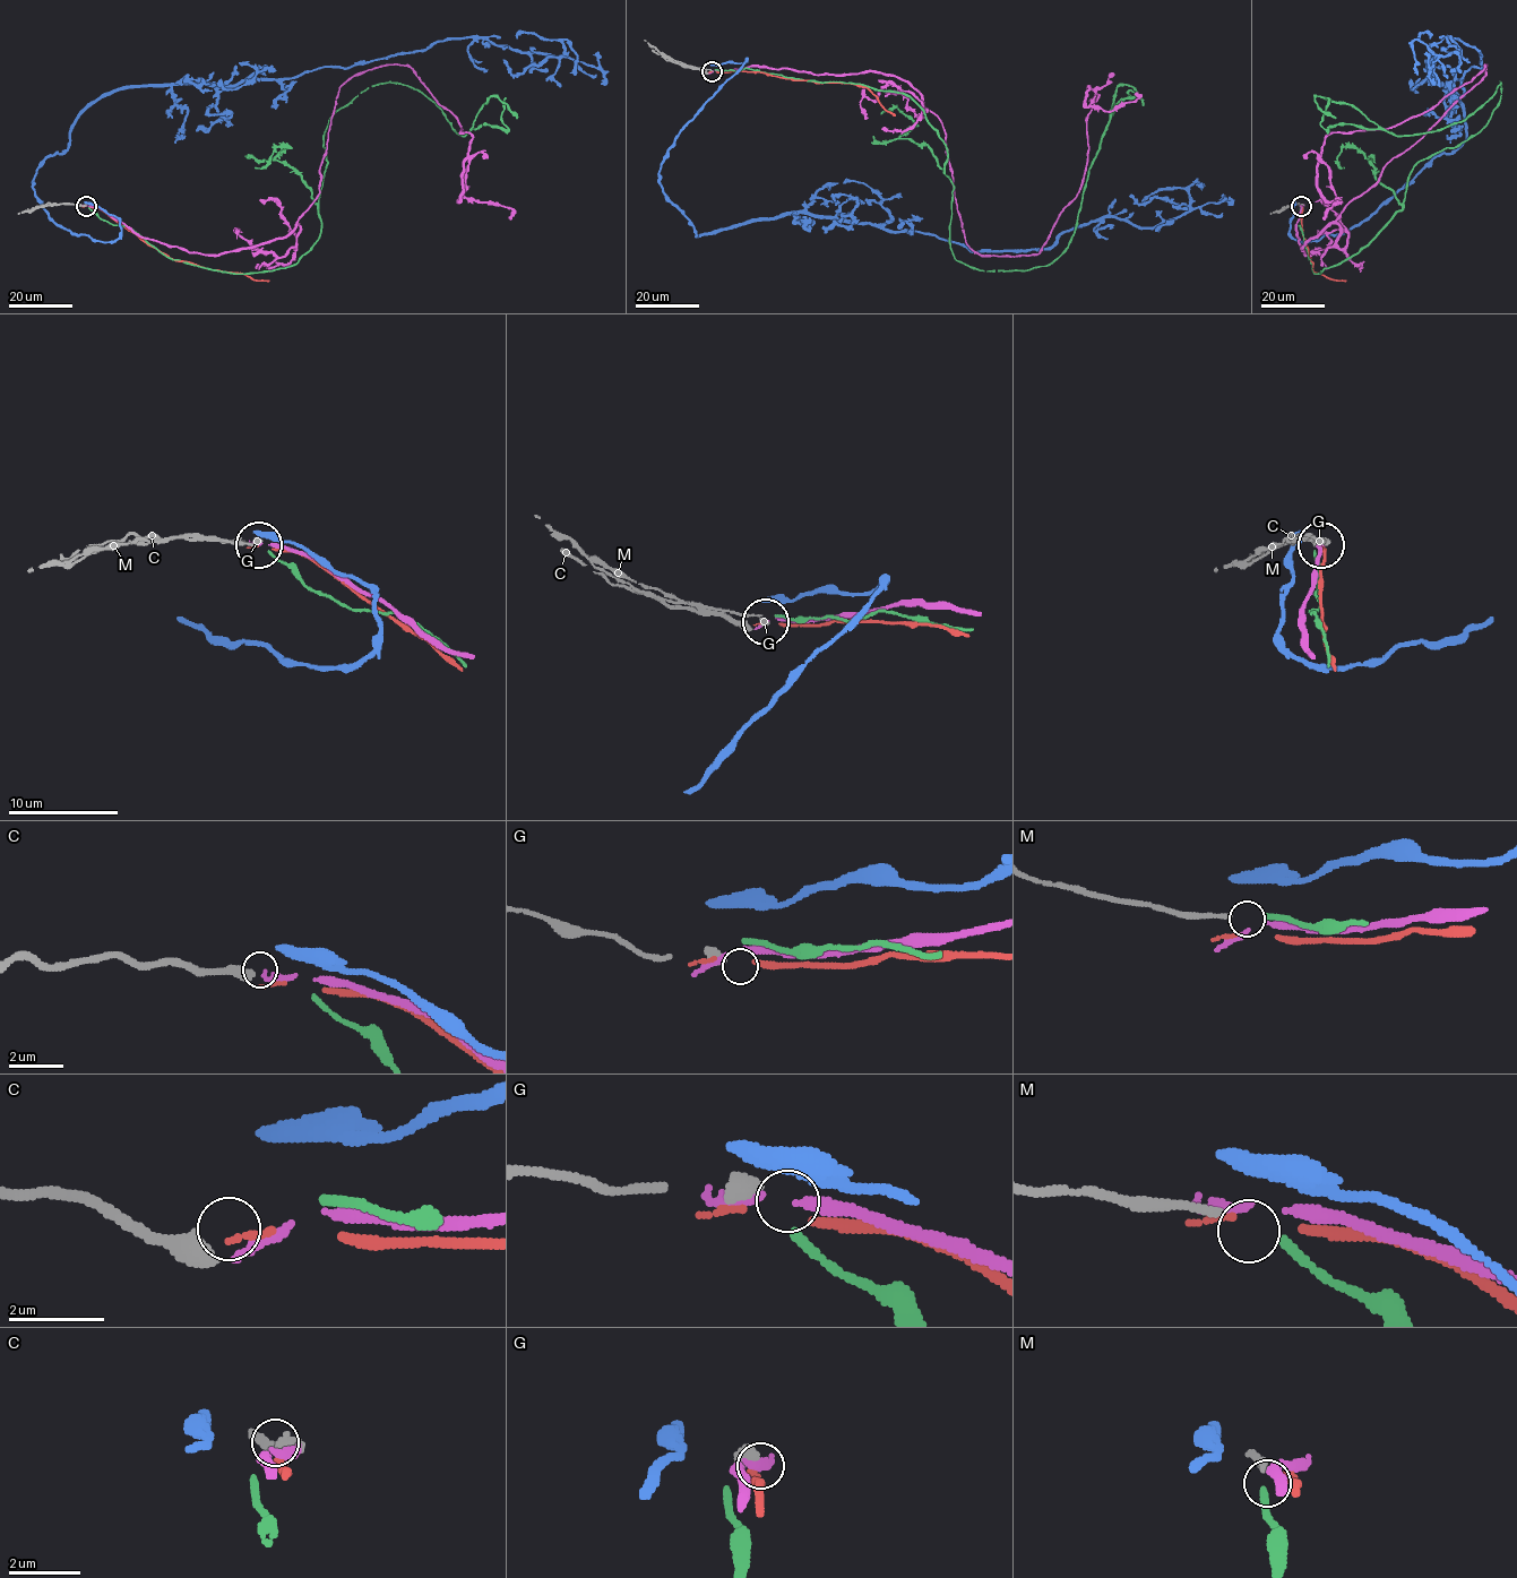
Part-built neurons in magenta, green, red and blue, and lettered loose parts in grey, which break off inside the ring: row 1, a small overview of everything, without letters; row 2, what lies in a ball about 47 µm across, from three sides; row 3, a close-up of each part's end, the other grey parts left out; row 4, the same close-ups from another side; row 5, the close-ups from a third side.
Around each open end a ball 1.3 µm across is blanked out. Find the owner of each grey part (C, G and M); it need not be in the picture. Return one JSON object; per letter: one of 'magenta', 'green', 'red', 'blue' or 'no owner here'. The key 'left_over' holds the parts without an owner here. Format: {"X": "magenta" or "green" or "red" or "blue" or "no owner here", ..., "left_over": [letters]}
{"C": "magenta", "G": "no owner here", "M": "no owner here", "left_over": ["G", "M"]}

